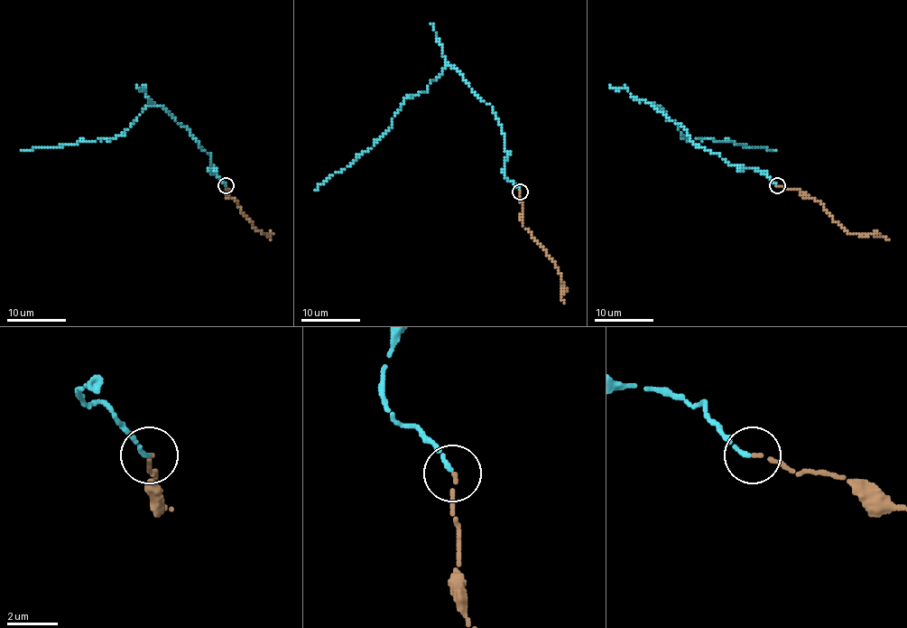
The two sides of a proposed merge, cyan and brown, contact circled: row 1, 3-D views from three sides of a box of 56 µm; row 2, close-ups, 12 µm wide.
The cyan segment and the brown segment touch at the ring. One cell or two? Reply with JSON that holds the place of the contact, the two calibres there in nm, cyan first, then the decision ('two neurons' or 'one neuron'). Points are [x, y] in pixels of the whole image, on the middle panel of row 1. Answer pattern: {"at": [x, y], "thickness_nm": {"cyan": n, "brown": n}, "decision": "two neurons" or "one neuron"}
{"at": [520, 192], "thickness_nm": {"cyan": 180, "brown": 140}, "decision": "one neuron"}

